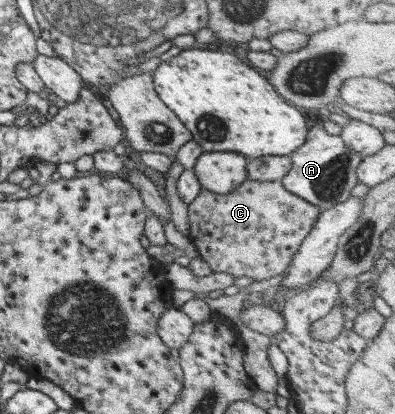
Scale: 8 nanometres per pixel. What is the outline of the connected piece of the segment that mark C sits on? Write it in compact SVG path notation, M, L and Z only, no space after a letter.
M244 179L240 186L226 194L216 194L204 188L198 191L194 200L187 204L188 238L198 251L199 258L208 264L212 273L228 273L234 278L246 276L252 282L269 279L285 272L298 245L318 218L319 211L317 206L284 190L279 180L258 182Z

